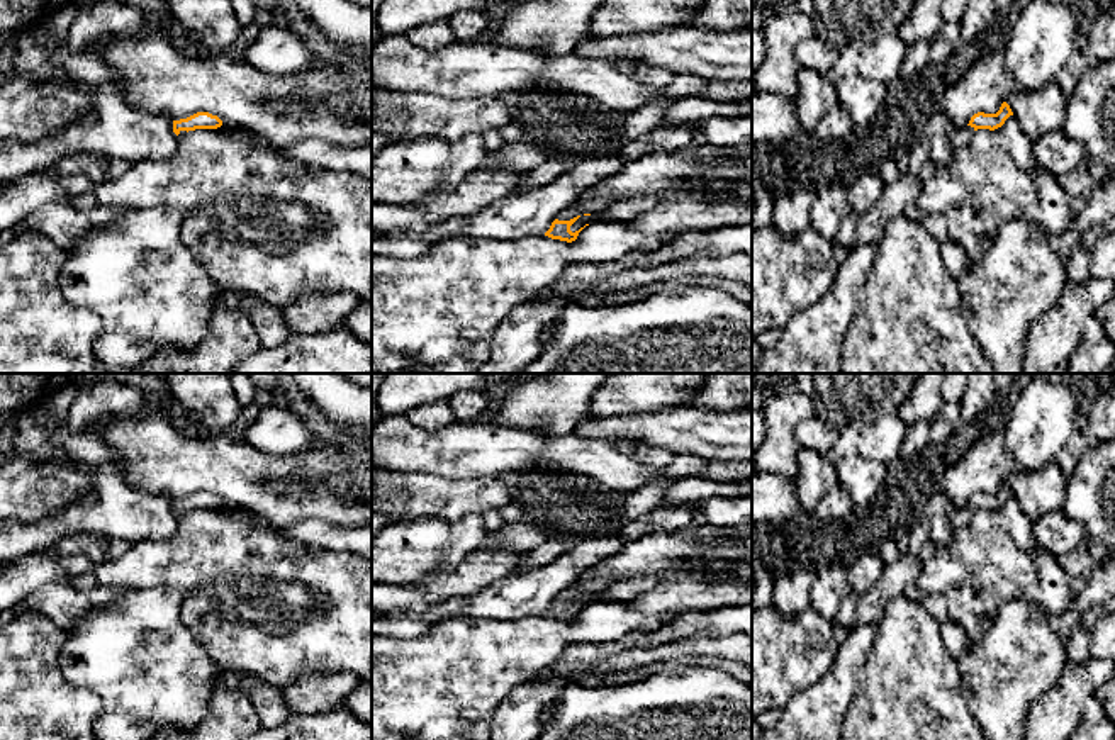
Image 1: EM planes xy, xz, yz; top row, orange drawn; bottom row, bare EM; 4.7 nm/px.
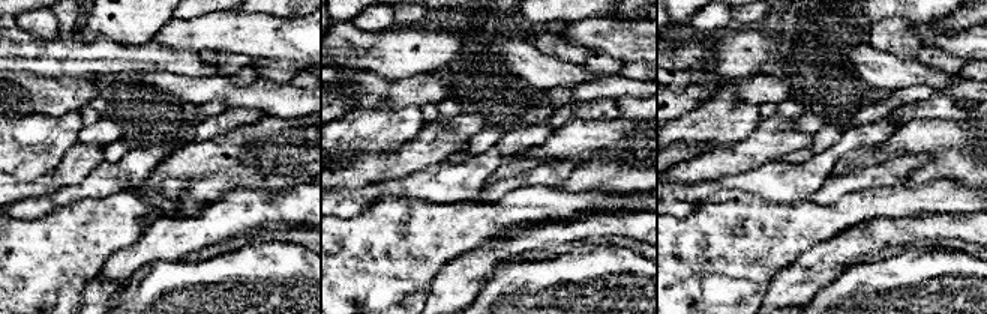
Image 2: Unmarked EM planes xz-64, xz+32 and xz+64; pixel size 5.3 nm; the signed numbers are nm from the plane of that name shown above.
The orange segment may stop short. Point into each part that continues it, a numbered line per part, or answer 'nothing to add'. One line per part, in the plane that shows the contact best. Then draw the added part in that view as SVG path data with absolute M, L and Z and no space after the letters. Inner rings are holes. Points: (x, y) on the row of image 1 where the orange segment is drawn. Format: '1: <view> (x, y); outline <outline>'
1: xz (579, 207); outline M601 197L589 199L589 200L577 199L570 207L562 210L557 219L570 221L577 216L596 214L596 212L604 210L609 204L611 204L611 200L601 199Z

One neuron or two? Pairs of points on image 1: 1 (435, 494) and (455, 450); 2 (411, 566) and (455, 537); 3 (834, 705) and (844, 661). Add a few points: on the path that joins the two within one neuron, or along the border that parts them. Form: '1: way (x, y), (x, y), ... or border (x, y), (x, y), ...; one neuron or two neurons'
1: border (403, 472), (435, 474), (447, 479), (482, 477); two neurons
2: way (421, 555), (431, 545), (445, 542); one neuron
3: way (834, 695), (844, 678), (844, 671); one neuron

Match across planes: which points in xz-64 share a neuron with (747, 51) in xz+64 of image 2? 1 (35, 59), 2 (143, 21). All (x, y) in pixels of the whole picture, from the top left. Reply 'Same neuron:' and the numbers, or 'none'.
Same neuron: 1

